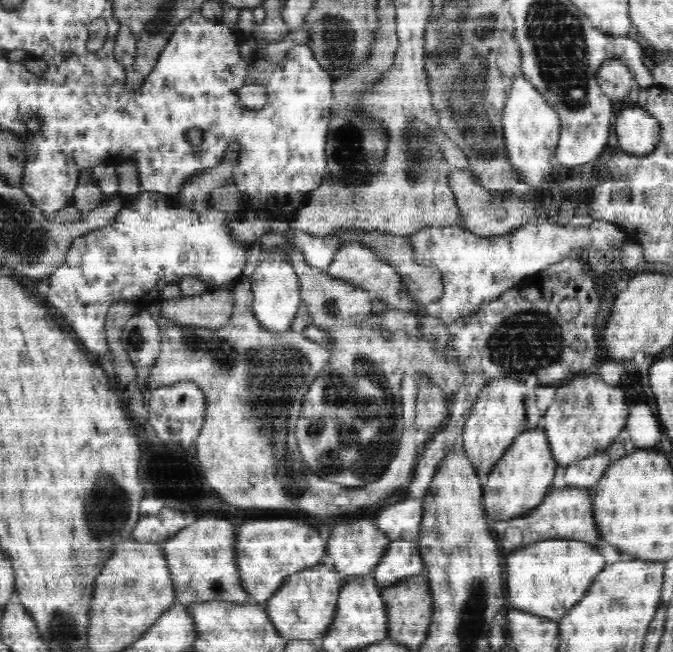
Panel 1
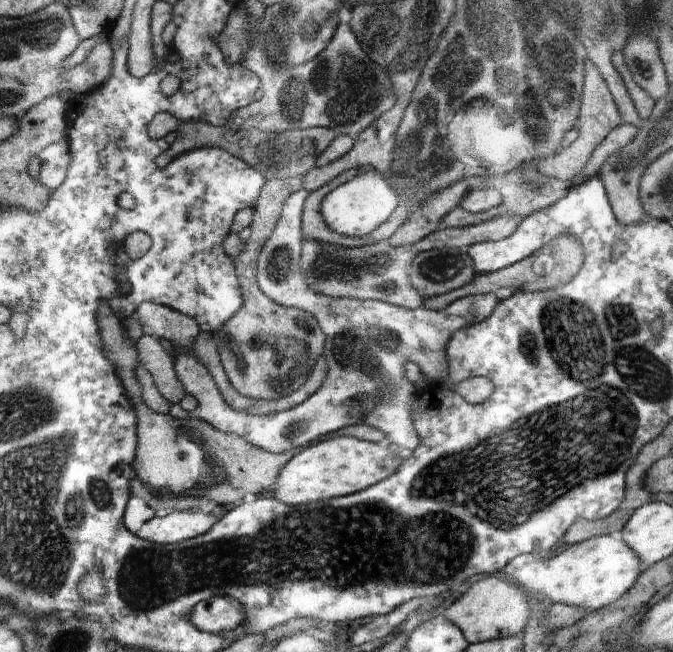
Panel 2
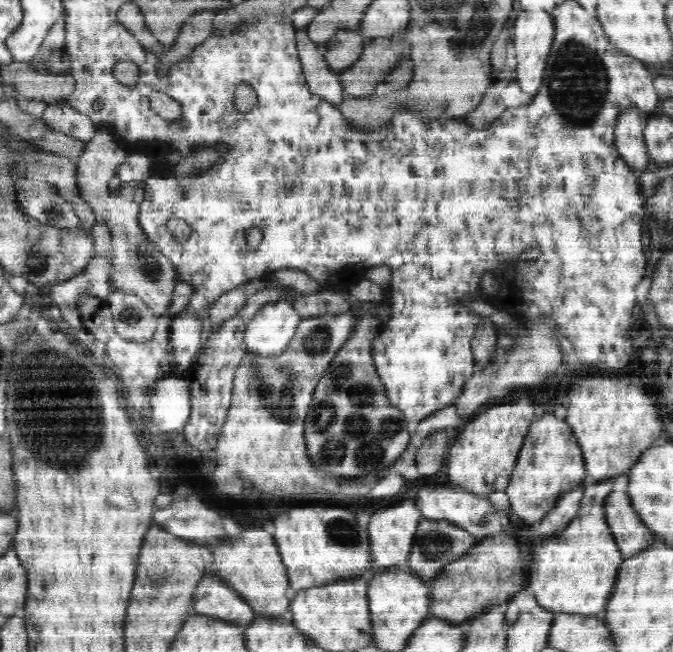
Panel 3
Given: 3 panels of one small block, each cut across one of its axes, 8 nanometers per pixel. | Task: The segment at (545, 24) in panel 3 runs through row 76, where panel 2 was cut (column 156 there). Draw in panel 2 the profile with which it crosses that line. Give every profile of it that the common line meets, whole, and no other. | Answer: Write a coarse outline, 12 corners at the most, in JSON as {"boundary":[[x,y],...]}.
{"boundary":[[174,511],[148,520],[136,534],[168,545],[200,536],[216,518]]}

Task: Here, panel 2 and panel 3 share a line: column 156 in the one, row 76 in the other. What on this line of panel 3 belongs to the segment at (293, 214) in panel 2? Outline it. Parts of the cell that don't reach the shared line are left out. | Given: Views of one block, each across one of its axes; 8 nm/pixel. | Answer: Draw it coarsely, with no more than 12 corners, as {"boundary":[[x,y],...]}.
{"boundary":[[297,29],[298,57],[312,94],[339,106],[345,92],[321,47]]}

